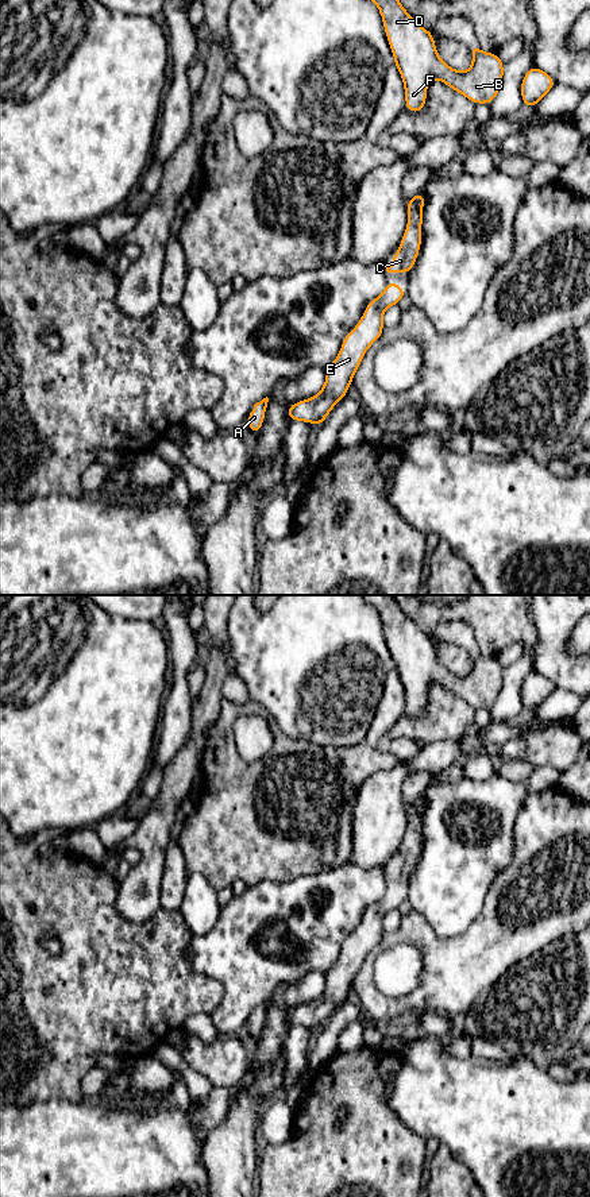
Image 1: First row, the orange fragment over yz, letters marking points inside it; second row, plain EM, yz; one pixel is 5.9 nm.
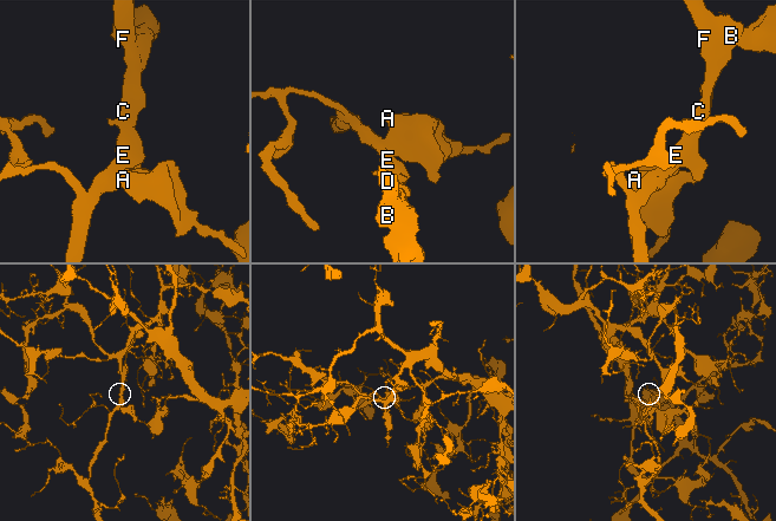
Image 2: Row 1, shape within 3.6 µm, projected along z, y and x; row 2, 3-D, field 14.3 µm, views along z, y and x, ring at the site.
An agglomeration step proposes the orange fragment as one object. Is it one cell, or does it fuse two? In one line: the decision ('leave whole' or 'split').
leave whole

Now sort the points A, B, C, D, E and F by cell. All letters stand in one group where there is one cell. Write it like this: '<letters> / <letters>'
A B C D E F

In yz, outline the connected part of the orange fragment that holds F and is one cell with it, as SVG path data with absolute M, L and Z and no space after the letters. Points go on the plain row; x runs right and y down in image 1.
M392 595L360 596L381 617L394 669L404 686L405 714L417 718L425 713L427 691L435 683L474 708L494 706L504 684L504 667L497 657L485 657L471 649L471 672L455 675L439 661L433 637L421 632Z

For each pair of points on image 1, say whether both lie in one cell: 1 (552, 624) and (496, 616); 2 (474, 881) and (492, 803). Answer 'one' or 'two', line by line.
1: two
2: one

